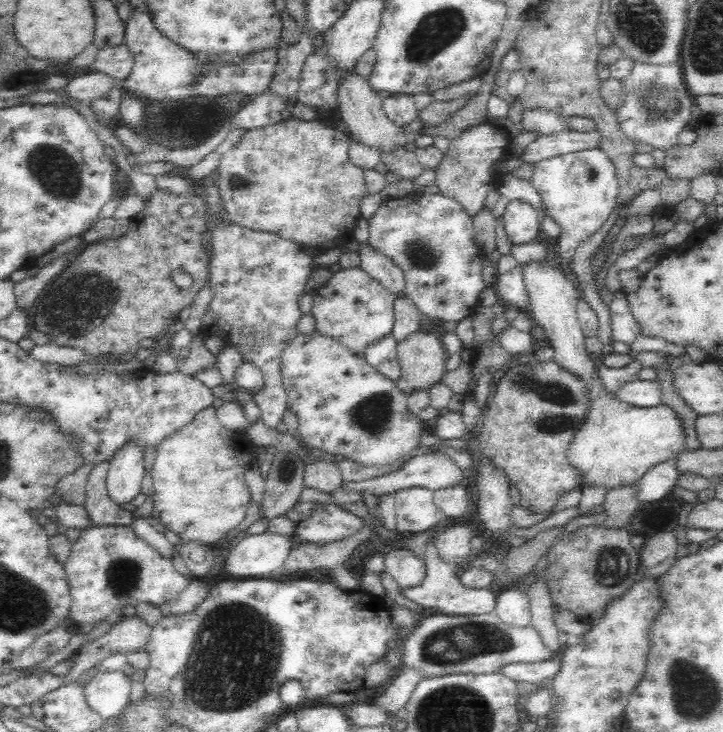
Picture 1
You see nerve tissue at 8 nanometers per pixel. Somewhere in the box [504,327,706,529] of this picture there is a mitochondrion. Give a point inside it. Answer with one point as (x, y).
(561, 417)

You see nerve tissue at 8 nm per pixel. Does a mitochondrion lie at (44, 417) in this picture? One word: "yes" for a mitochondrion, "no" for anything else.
no

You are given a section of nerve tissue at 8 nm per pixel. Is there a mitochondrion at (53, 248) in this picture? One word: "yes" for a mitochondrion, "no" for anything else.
no

